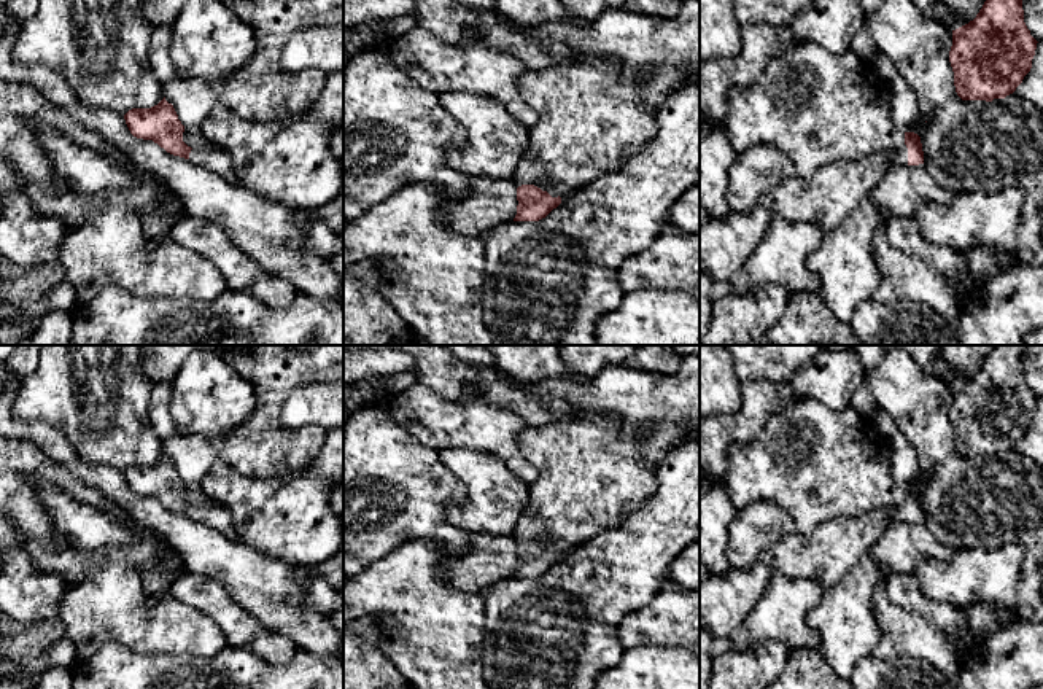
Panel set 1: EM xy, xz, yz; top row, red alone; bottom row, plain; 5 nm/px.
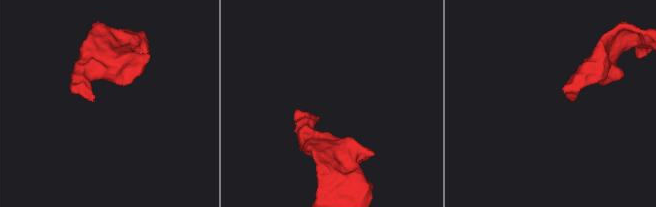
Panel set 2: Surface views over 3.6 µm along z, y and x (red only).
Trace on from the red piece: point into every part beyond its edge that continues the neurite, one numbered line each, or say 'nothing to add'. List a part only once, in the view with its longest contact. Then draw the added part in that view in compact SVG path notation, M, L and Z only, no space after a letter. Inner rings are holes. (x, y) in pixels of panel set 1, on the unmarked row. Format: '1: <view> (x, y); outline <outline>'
1: yz (827, 554); outline M906 501L824 522L811 535L795 531L749 568L709 574L700 582L700 624L712 638L730 638L746 624L773 573L814 579L824 589L838 584L895 519L908 520Z

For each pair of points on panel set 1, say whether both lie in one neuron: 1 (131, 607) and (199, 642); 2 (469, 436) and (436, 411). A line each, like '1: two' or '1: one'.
1: one
2: one

